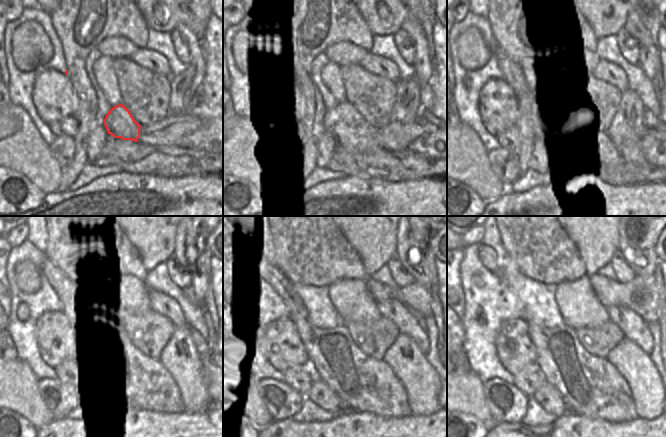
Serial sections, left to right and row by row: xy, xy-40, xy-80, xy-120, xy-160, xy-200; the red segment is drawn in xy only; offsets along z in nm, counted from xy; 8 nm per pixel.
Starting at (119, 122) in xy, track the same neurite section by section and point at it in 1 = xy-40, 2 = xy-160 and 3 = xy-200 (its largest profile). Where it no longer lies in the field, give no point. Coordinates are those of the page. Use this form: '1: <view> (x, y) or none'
1: xy-40 (349, 130)
2: xy-160 (363, 384)
3: xy-200 (589, 385)

